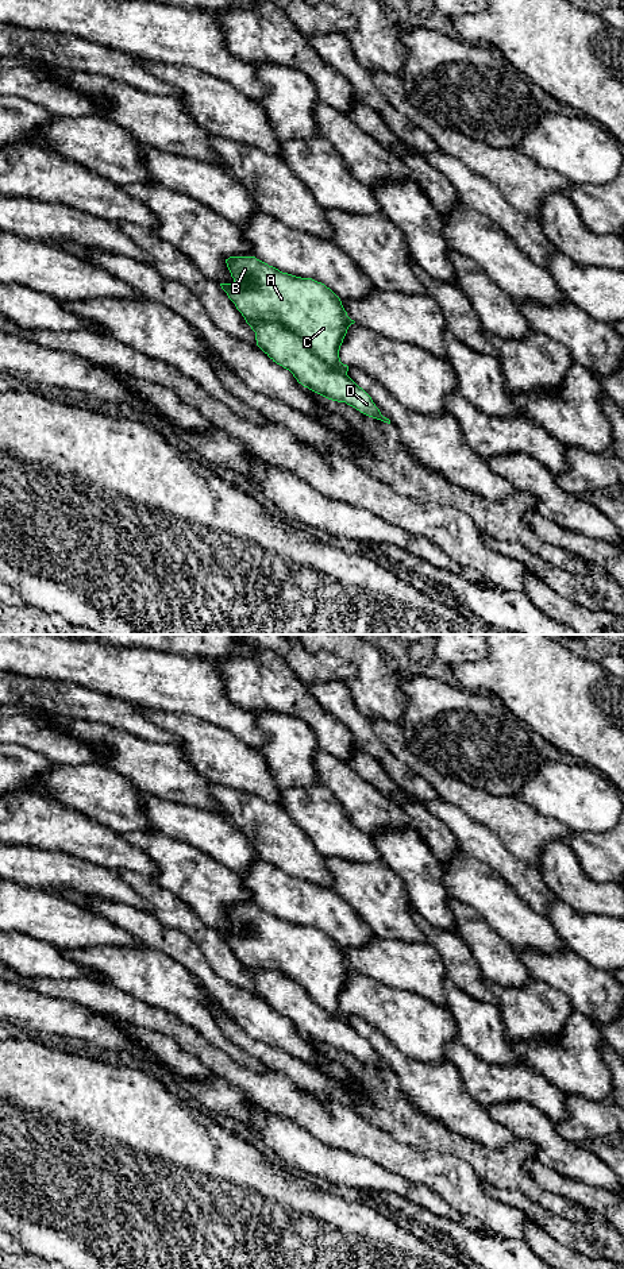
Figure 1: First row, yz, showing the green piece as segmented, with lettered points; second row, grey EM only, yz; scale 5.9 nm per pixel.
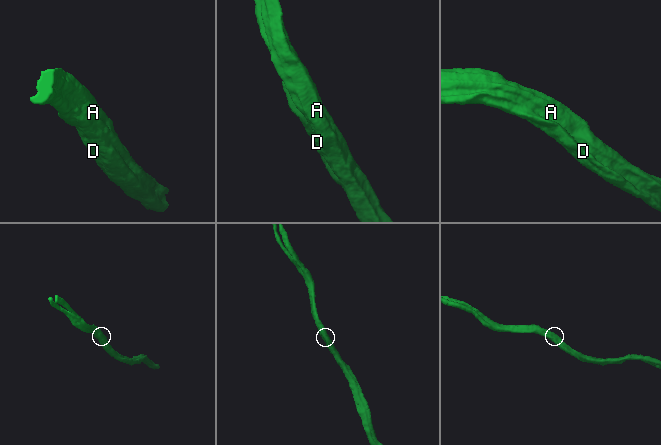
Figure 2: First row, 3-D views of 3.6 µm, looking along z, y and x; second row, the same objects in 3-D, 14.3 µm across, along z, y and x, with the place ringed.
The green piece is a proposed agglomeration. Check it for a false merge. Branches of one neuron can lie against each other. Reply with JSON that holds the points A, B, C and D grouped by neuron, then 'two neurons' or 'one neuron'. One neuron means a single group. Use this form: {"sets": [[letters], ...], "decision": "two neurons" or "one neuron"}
{"sets": [["A", "B", "C"], ["D"]], "decision": "two neurons"}

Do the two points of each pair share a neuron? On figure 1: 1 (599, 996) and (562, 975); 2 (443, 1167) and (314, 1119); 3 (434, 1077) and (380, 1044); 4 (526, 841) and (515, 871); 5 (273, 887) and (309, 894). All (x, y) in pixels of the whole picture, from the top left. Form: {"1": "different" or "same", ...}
{"1": "same", "2": "same", "3": "same", "4": "different", "5": "same"}

